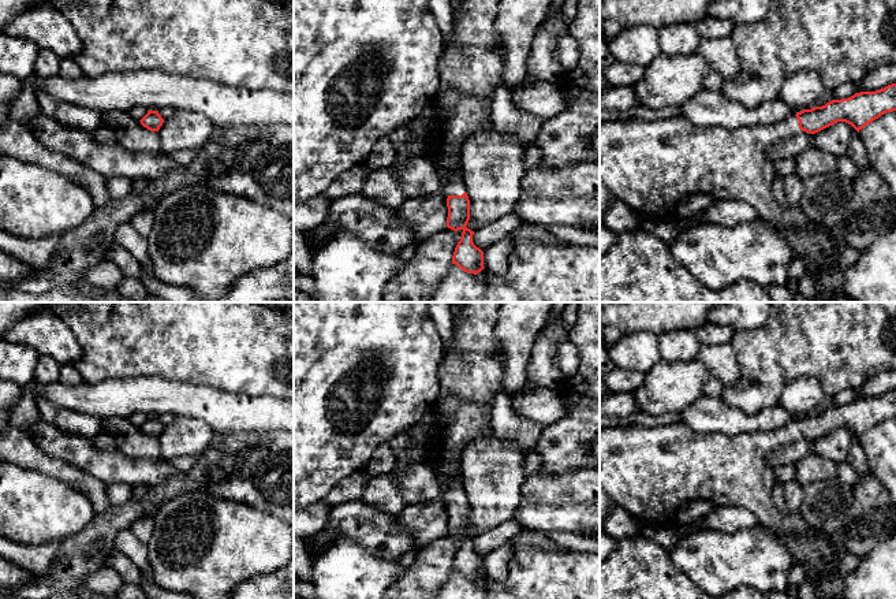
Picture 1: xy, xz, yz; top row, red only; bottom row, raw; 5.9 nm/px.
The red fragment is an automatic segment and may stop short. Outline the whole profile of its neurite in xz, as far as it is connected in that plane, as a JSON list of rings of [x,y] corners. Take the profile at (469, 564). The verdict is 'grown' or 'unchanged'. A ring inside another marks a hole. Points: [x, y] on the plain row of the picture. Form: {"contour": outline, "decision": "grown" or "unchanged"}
{"contour": [[[437,403],[433,406],[433,412],[434,438],[432,440],[432,449],[426,464],[432,468],[433,476],[436,476],[440,481],[441,495],[448,501],[447,533],[453,537],[463,537],[460,547],[455,554],[452,570],[456,570],[464,578],[477,581],[485,574],[484,558],[473,548],[474,537],[466,533],[470,527],[470,506],[464,496],[462,479],[448,481],[441,476],[441,470],[438,469],[438,464],[444,457],[444,427],[447,424],[447,418],[440,413]]], "decision": "grown"}

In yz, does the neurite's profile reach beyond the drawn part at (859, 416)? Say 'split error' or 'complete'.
split error

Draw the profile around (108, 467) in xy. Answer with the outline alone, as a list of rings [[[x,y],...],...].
[[[44,418],[31,424],[29,435],[44,450],[97,480],[127,485],[158,485],[184,472],[164,460],[131,458],[122,451],[100,451],[92,438],[68,434]]]

